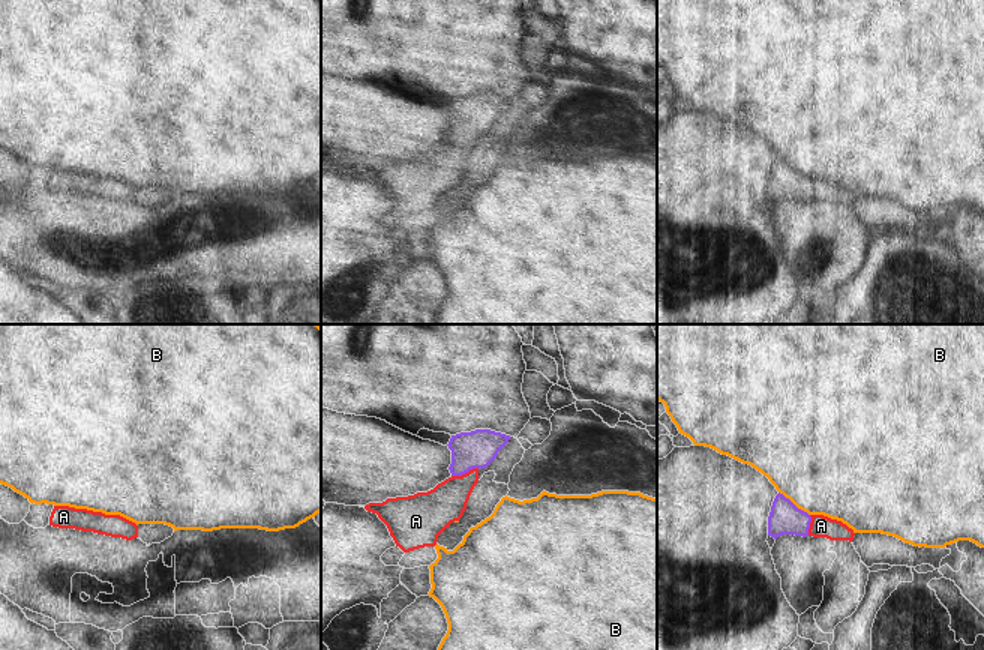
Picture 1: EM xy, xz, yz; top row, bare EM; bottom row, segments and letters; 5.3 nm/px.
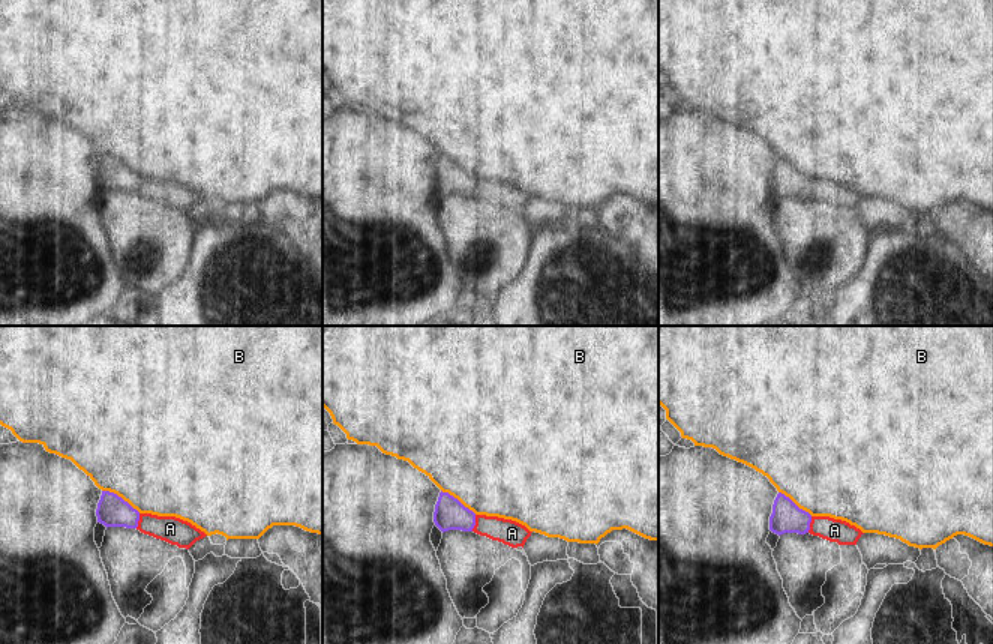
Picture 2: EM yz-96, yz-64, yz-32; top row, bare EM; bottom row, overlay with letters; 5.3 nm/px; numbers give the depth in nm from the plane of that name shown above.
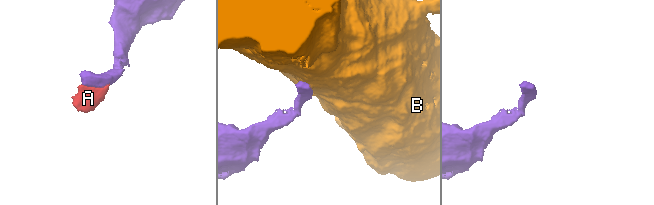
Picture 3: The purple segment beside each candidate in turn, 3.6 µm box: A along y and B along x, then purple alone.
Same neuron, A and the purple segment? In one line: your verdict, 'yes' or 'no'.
yes

